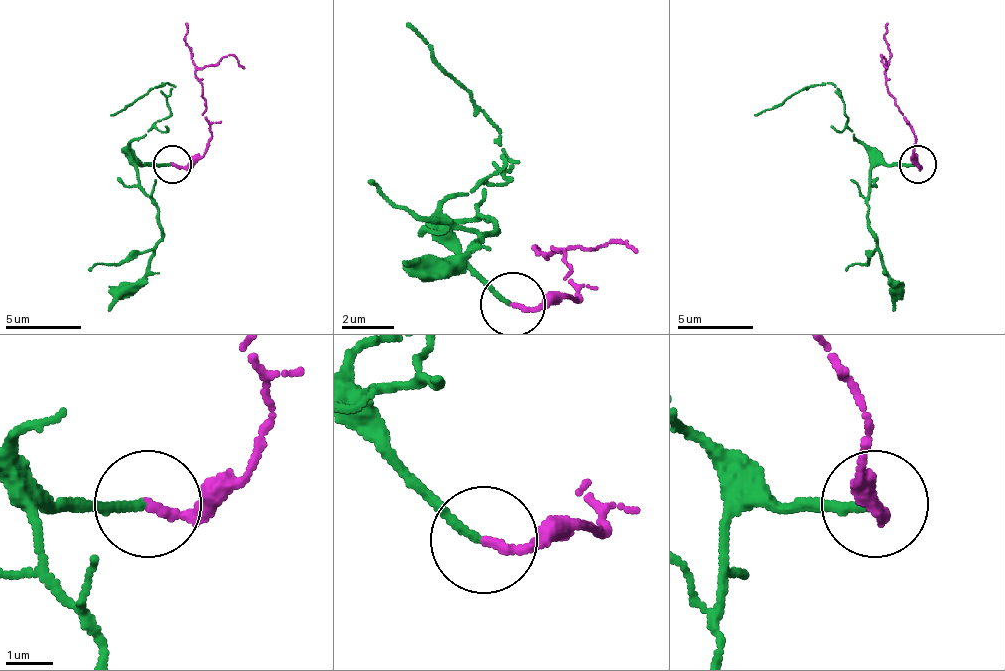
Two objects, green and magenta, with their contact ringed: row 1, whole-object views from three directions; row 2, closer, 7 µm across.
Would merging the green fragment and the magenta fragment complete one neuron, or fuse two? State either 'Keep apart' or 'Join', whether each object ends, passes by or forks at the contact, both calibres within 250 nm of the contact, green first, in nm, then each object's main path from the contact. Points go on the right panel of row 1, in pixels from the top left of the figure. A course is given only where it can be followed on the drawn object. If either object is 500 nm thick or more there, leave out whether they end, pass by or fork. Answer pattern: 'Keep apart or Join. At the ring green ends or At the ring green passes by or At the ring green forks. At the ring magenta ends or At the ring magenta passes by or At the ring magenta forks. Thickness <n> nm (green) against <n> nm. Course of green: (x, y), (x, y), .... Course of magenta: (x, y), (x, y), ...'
Join. At the ring green ends. At the ring magenta ends. Thickness 170 nm (green) against 200 nm. Course of green: (917, 165), (890, 165), (871, 153), (856, 138), (830, 82), (815, 86), (755, 116). Course of magenta: (917, 165), (920, 165), (913, 135), (886, 89), (883, 55), (886, 67)

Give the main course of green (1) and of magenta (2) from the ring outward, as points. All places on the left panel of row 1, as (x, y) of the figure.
1: (173, 165), (143, 165), (132, 153), (135, 138), (169, 112), (166, 82), (166, 86), (109, 116)
2: (173, 165), (188, 165), (211, 135), (203, 89), (196, 74), (226, 55), (245, 67)

